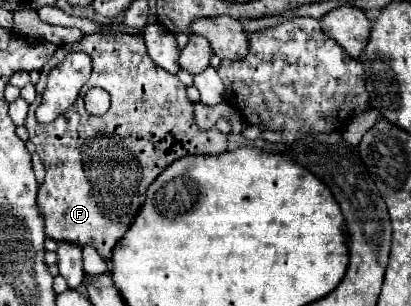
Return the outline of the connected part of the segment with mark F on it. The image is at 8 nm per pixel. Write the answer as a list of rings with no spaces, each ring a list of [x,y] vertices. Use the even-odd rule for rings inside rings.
[[[106,32],[88,34],[76,44],[60,46],[44,64],[40,76],[42,78],[36,84],[36,100],[30,104],[24,126],[46,166],[46,180],[40,184],[38,204],[46,220],[46,236],[56,242],[78,246],[90,244],[104,260],[110,260],[116,242],[126,234],[144,204],[148,186],[162,170],[188,152],[226,152],[226,136],[218,132],[218,128],[198,128],[194,120],[194,104],[186,96],[186,86],[150,60],[142,36]],[[72,50],[82,50],[92,58],[92,76],[66,114],[50,124],[38,124],[34,120],[34,110],[42,100],[46,74]],[[90,86],[100,86],[112,98],[110,110],[102,116],[92,116],[84,108],[84,96]]]

